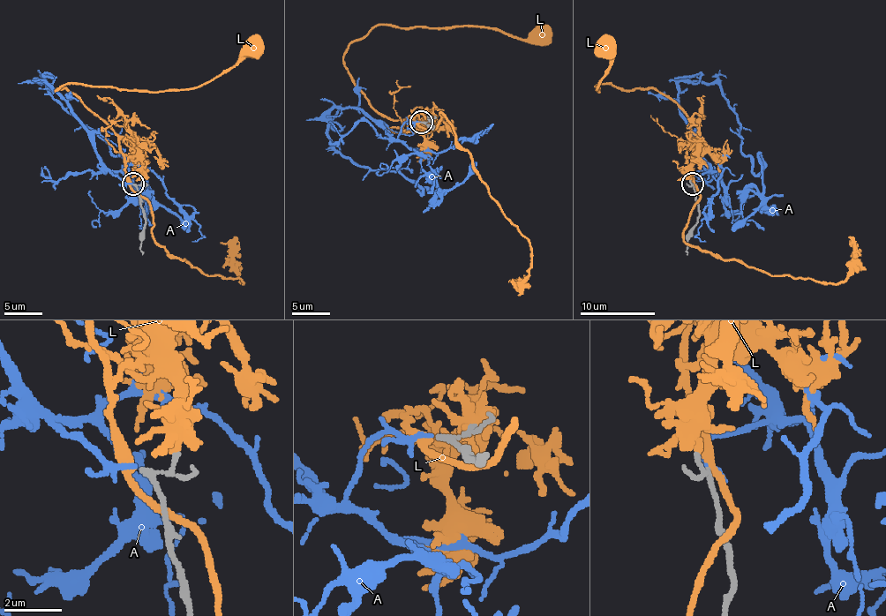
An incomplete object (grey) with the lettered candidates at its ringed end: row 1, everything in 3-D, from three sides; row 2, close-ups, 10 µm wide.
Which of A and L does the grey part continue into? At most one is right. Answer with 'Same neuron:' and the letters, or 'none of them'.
Same neuron: A

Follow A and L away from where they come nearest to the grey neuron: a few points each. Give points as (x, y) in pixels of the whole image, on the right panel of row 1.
A: (693, 184), (708, 169), (679, 106), (678, 84), (717, 84), (736, 114), (738, 134), (731, 127)
L: (693, 184), (687, 114), (655, 89), (611, 84), (596, 89), (610, 64), (602, 36)

